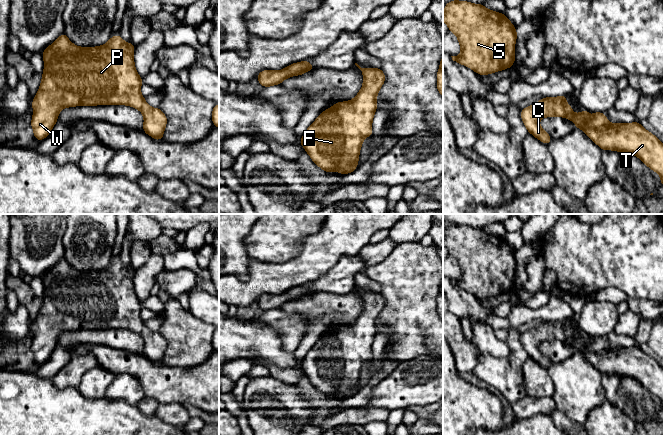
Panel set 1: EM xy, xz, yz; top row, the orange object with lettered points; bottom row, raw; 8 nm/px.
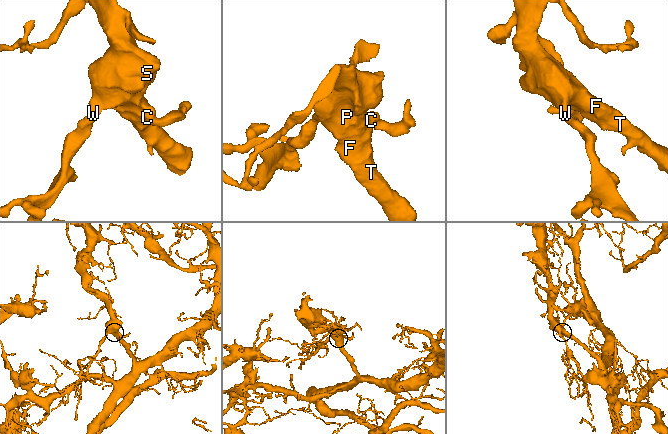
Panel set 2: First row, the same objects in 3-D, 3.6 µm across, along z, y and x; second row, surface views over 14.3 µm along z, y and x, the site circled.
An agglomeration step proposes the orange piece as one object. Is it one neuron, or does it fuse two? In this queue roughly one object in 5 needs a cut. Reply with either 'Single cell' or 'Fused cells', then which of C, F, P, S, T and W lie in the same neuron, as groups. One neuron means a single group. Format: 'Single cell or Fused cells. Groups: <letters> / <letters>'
Single cell. Groups: C F P S T W

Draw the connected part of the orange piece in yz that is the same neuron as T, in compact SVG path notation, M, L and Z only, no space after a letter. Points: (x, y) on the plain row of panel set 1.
M567 319L548 322L545 321L532 330L528 330L521 334L521 342L528 354L538 364L546 369L551 366L551 361L540 350L539 344L543 341L561 340L572 344L576 352L582 353L587 360L594 365L602 374L614 374L618 376L627 376L637 380L653 395L657 396L661 401L660 409L663 409L663 368L652 357L644 353L639 346L630 348L610 347L605 338L595 336L592 340L589 335L584 334L581 337L575 338L572 331L566 327Z

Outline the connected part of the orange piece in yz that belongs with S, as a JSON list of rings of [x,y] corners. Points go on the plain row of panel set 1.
[[[452,224],[444,232],[443,245],[458,262],[461,277],[452,284],[463,288],[480,299],[488,299],[512,291],[515,286],[517,256],[508,242],[486,233],[483,228]]]

